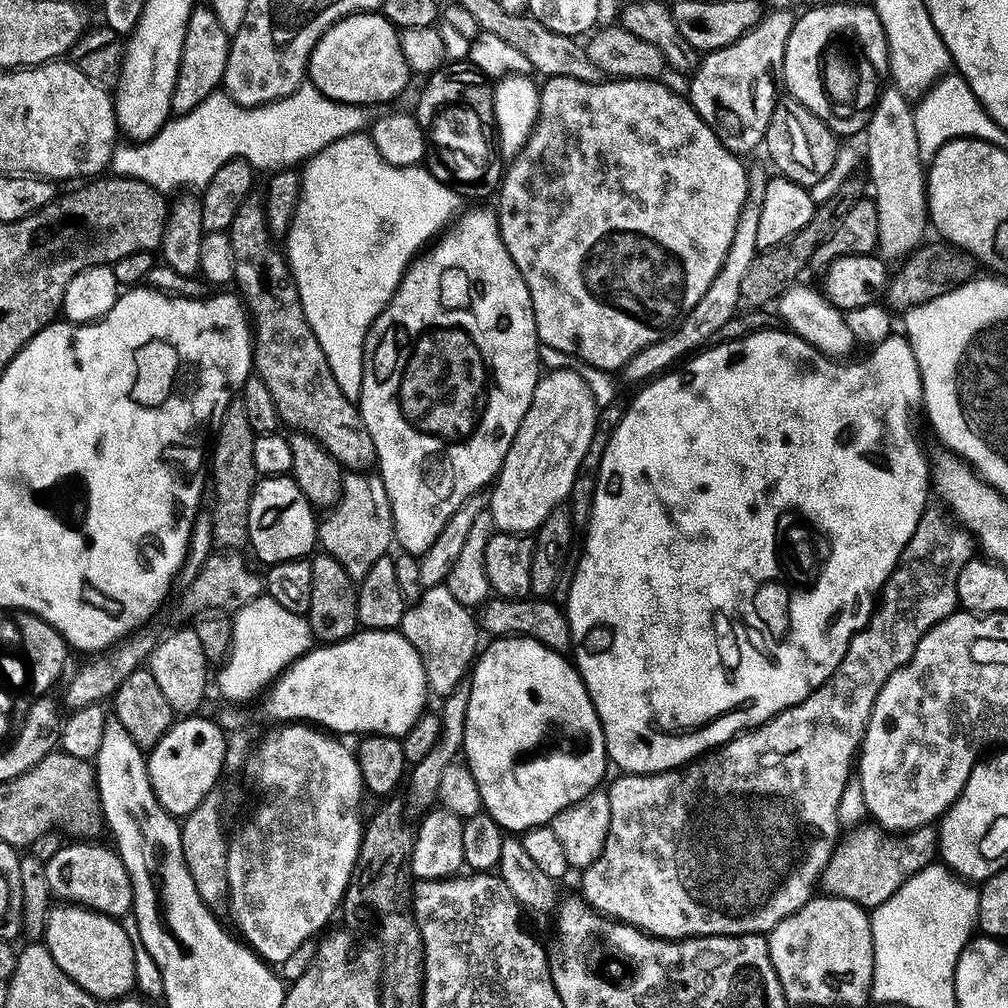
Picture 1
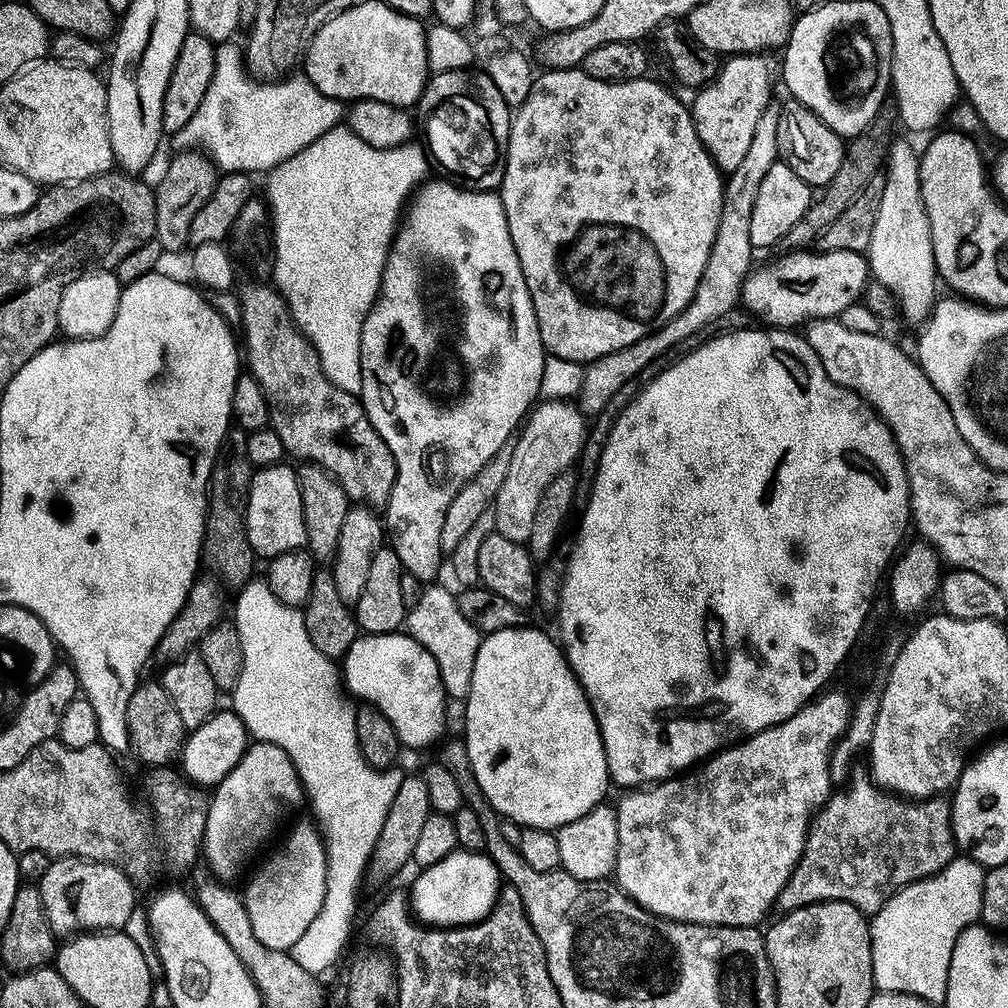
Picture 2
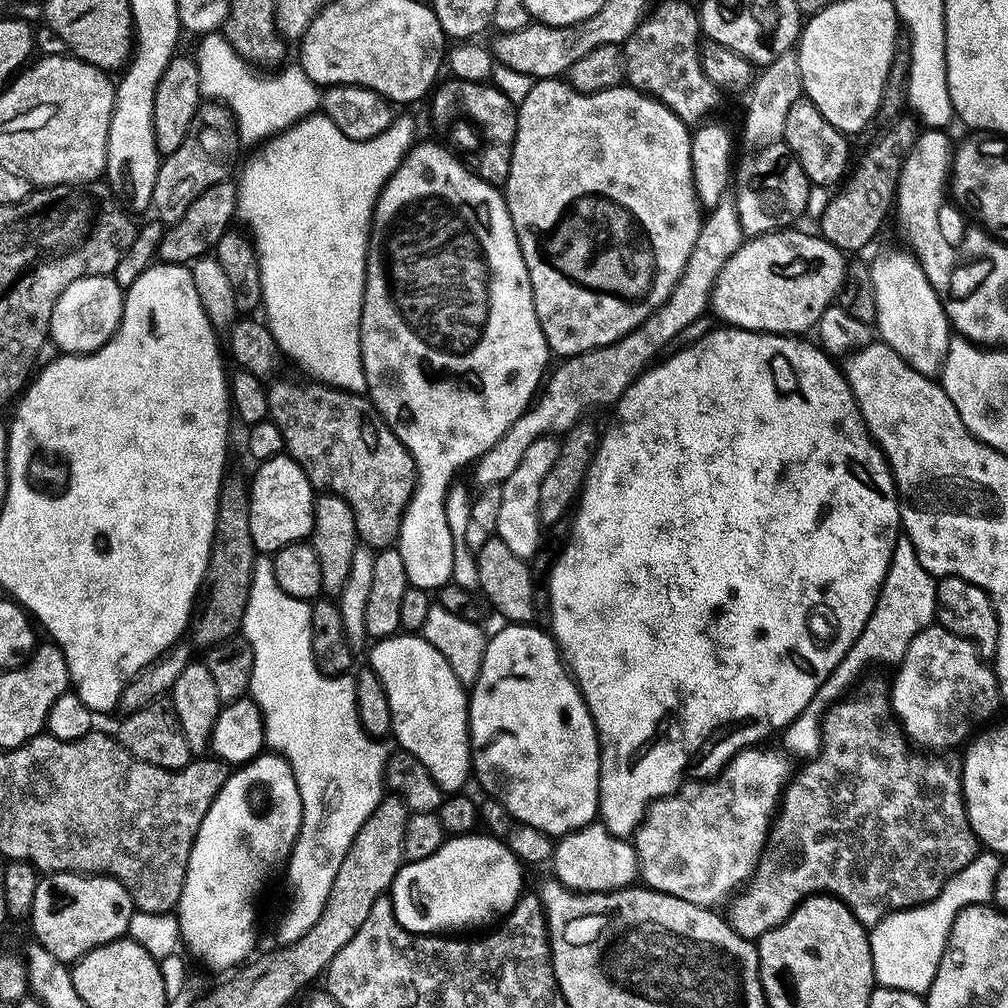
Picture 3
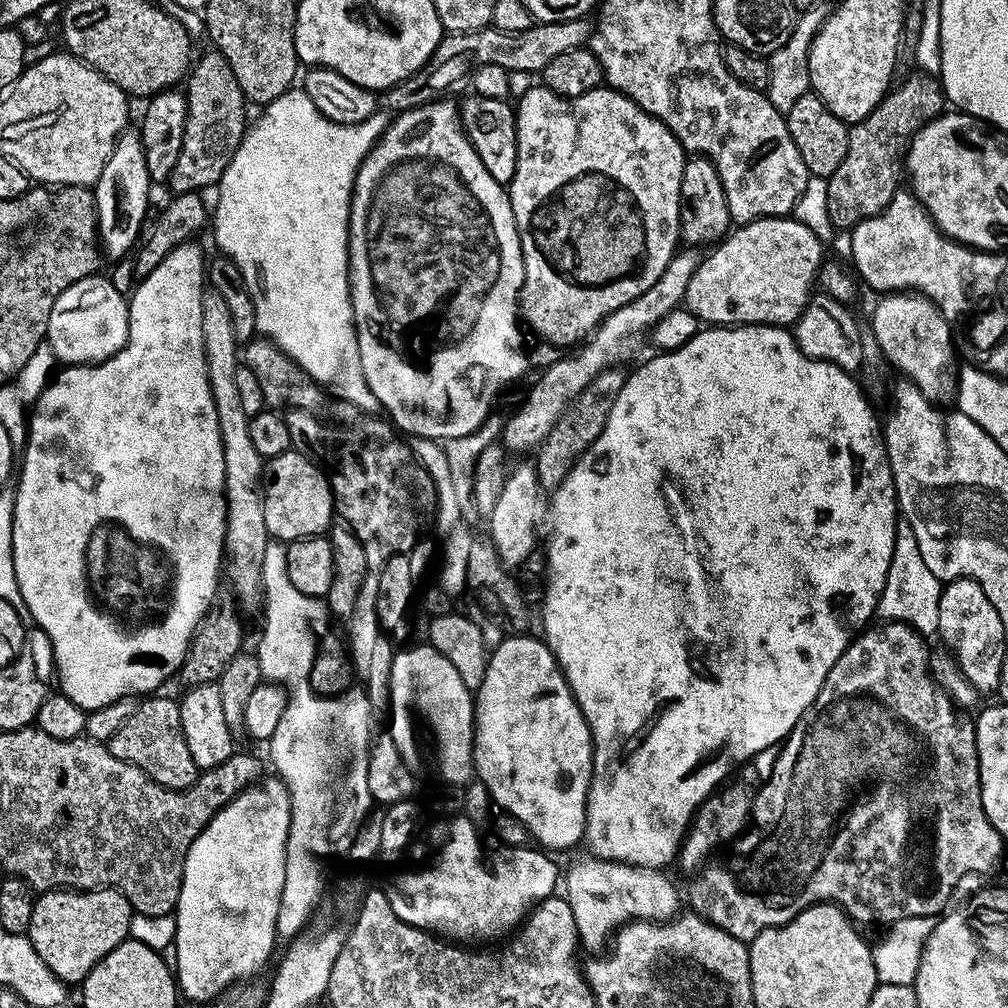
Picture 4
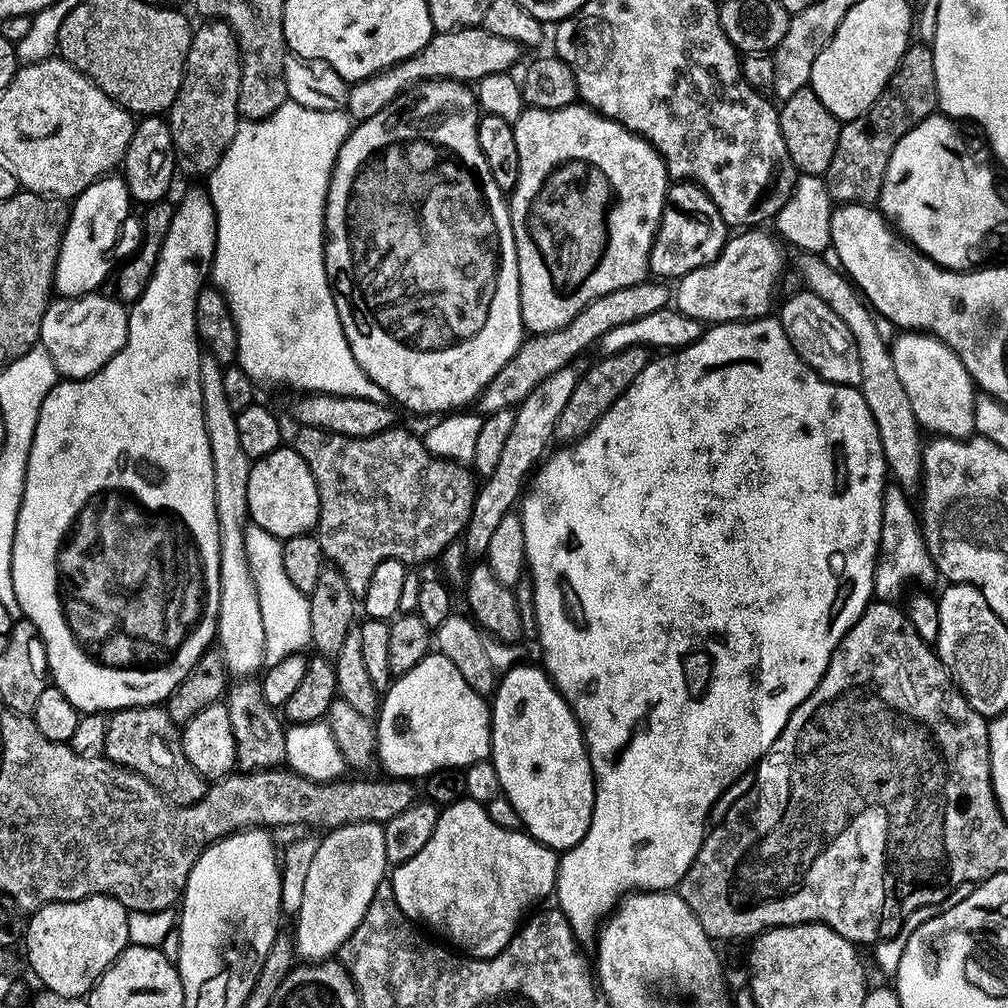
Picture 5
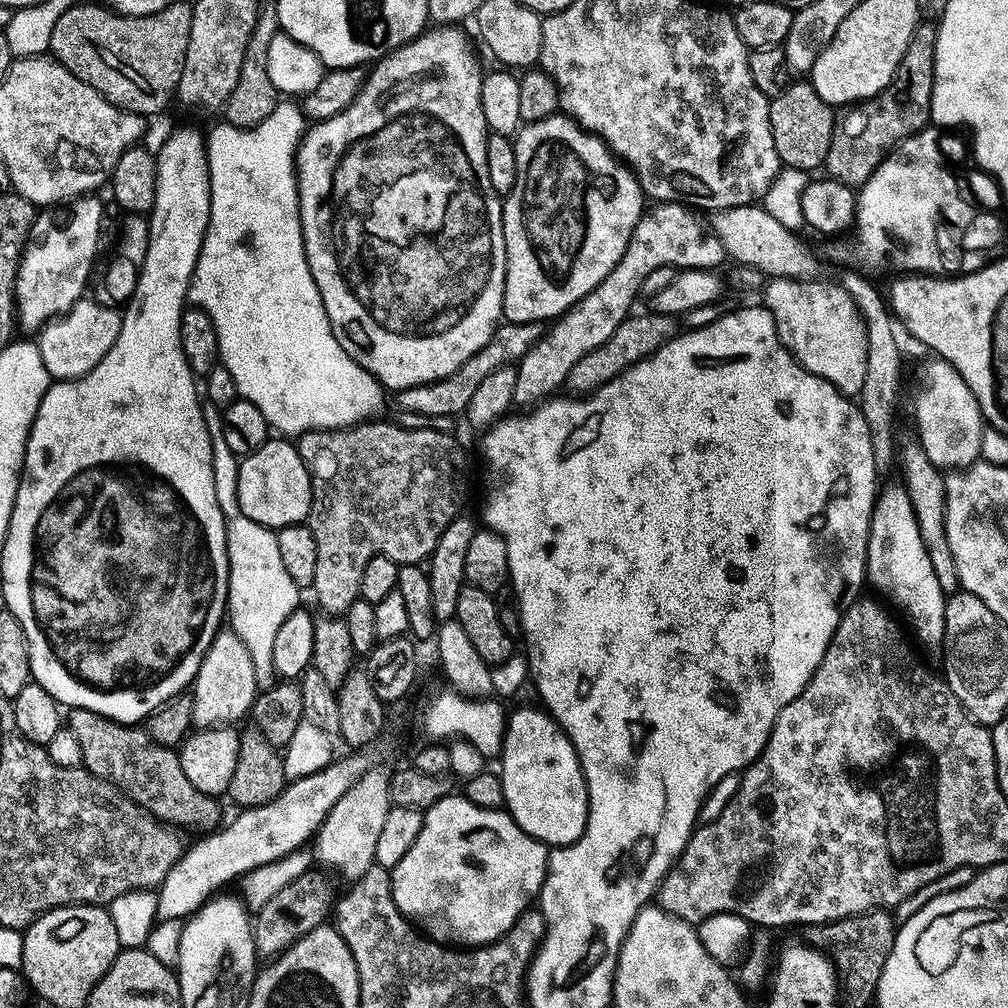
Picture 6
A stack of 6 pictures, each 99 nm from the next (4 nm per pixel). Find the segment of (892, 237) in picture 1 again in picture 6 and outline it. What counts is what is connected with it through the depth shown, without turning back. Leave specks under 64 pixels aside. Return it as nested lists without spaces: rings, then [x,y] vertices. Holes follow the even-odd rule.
[[[931,359],[921,366],[920,381],[916,384],[916,424],[914,423],[914,431],[920,438],[922,450],[926,452],[927,458],[935,468],[959,470],[969,464],[975,464],[981,459],[980,447],[986,431],[986,421],[983,414],[980,413],[980,407],[970,390],[970,386],[966,386],[962,374],[958,374],[958,370],[954,370],[954,366],[950,366],[944,360]]]

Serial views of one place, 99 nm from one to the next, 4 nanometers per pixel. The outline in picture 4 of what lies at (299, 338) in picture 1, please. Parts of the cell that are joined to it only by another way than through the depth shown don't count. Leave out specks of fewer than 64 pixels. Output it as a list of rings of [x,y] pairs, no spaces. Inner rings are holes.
[[[297,408],[287,409],[283,413],[286,430],[290,430],[290,442],[297,452],[304,453],[326,473],[326,483],[332,498],[332,507],[337,517],[341,516],[343,527],[351,532],[360,544],[365,565],[369,569],[379,570],[387,560],[403,556],[412,551],[412,547],[421,543],[424,527],[433,523],[436,515],[435,482],[430,474],[416,460],[414,452],[403,439],[396,440],[398,432],[387,419],[361,418],[347,426],[337,426],[325,422],[313,413]]]

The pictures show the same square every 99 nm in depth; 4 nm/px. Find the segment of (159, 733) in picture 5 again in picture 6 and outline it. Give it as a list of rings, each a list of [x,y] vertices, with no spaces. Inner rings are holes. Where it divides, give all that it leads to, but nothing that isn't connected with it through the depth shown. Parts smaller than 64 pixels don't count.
[[[85,708],[71,709],[67,713],[66,724],[74,730],[74,734],[78,734],[83,767],[98,778],[115,784],[157,820],[180,830],[192,828],[195,824],[201,824],[204,830],[212,830],[221,823],[221,801],[217,797],[202,794],[202,790],[193,786],[190,778],[186,778],[186,773],[182,771],[179,755],[173,749],[163,748],[154,742],[147,727],[119,724],[116,720]]]

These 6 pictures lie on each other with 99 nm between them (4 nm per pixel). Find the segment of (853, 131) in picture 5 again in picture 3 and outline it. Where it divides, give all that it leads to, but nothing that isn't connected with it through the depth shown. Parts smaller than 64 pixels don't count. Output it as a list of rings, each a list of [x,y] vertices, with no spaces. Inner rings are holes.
[[[904,118],[891,125],[885,131],[888,133],[877,144],[870,145],[861,154],[860,161],[857,164],[855,161],[851,165],[846,179],[839,185],[840,193],[837,196],[835,193],[829,199],[825,212],[818,218],[819,235],[823,236],[826,242],[838,246],[840,252],[860,254],[860,251],[879,234],[884,218],[887,214],[889,216],[896,199],[900,171],[918,135],[917,125],[911,119],[909,120]]]

